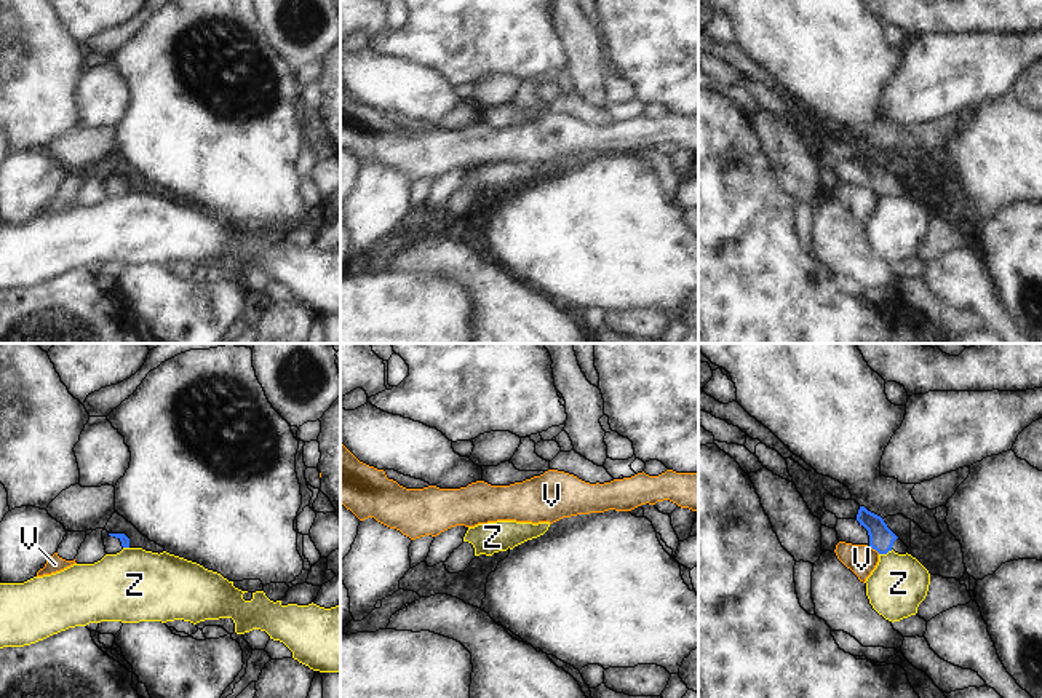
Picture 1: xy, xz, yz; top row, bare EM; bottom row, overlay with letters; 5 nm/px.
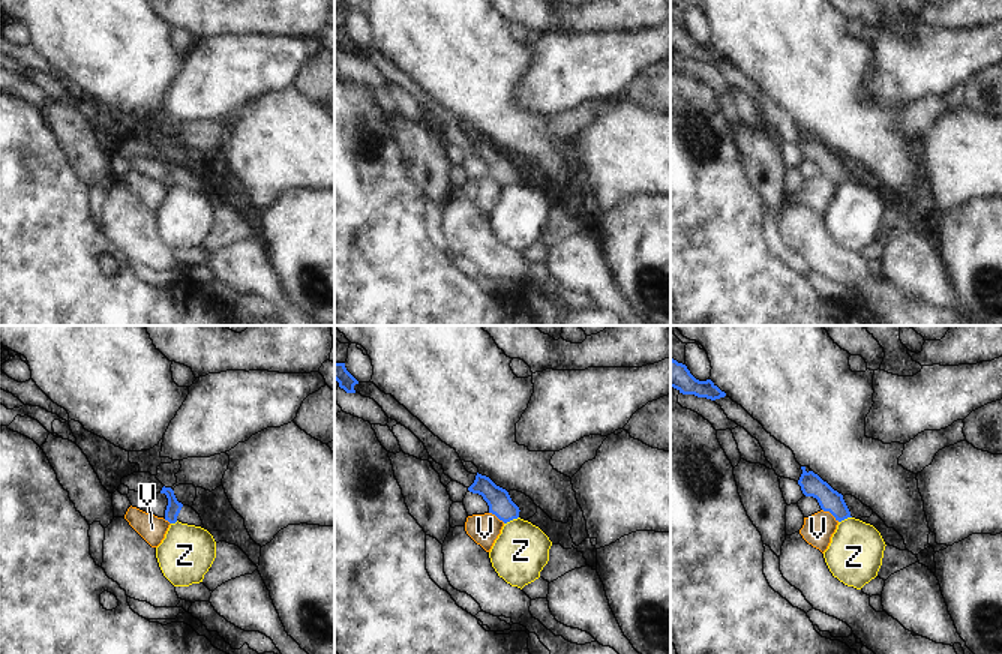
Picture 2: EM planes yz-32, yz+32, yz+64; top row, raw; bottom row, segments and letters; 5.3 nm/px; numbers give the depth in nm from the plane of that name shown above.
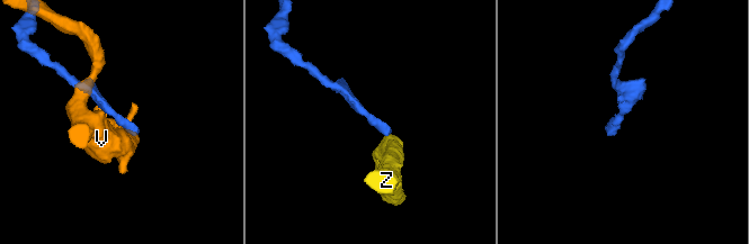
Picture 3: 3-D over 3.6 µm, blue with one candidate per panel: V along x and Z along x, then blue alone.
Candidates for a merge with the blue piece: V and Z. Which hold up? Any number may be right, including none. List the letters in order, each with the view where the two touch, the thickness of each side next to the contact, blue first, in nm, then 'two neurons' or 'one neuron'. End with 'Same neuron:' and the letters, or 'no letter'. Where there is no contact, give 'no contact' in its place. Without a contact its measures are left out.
V: meets blue in yz; 130 nm thick on the blue side, 160 nm on the other; two neurons
Z: meets blue in yz; 130 nm thick on the blue side, 280 nm on the other; two neurons
Same neuron: no letter

